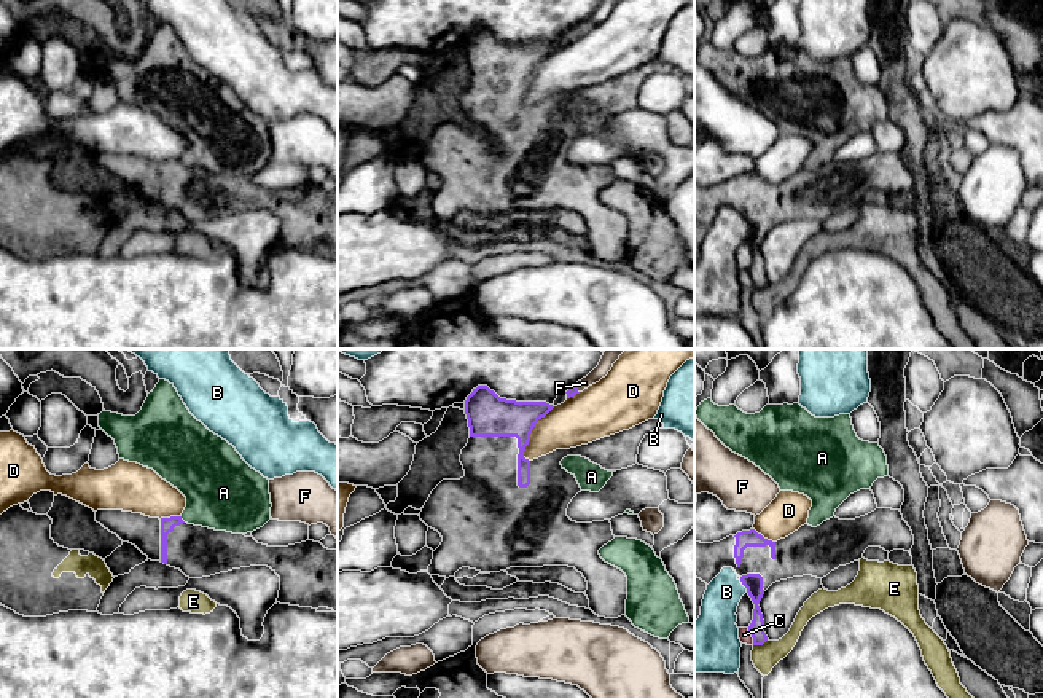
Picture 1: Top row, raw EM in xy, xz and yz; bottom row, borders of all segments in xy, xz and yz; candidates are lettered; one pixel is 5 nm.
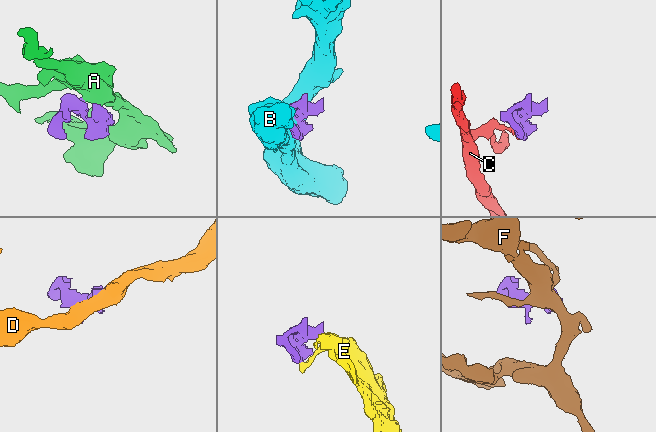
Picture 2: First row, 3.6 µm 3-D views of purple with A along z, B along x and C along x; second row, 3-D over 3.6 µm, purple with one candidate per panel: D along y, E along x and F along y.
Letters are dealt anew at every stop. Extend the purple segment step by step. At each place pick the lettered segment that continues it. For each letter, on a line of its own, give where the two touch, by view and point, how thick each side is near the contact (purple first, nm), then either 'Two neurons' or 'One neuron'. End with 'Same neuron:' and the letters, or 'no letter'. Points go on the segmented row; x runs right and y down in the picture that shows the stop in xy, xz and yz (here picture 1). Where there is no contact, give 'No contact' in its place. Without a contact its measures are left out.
A: Touches purple at xy (182, 520). Thickness 70 nm (purple) against 380 nm. Two neurons
B: Touches purple at yz (746, 587). Thickness 100 nm (purple) against 190 nm. Two neurons
C: Touches purple at yz (752, 636). Thickness 80 nm (purple) against 60 nm. Two neurons
D: Touches purple at xz (531, 432). Thickness 220 nm (purple) against 240 nm. Two neurons
E: Touches purple at yz (760, 644). Thickness 80 nm (purple) against 130 nm. Two neurons
F: Touches purple at xz (577, 388). Thickness 50 nm (purple) against 70 nm. Two neurons
Same neuron: no letter

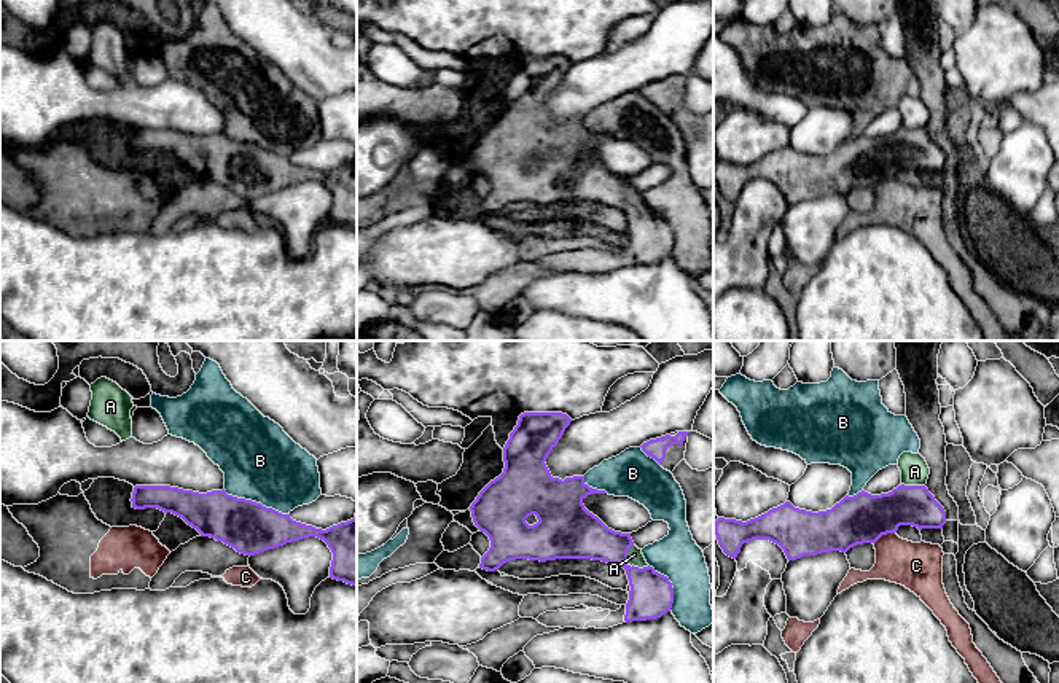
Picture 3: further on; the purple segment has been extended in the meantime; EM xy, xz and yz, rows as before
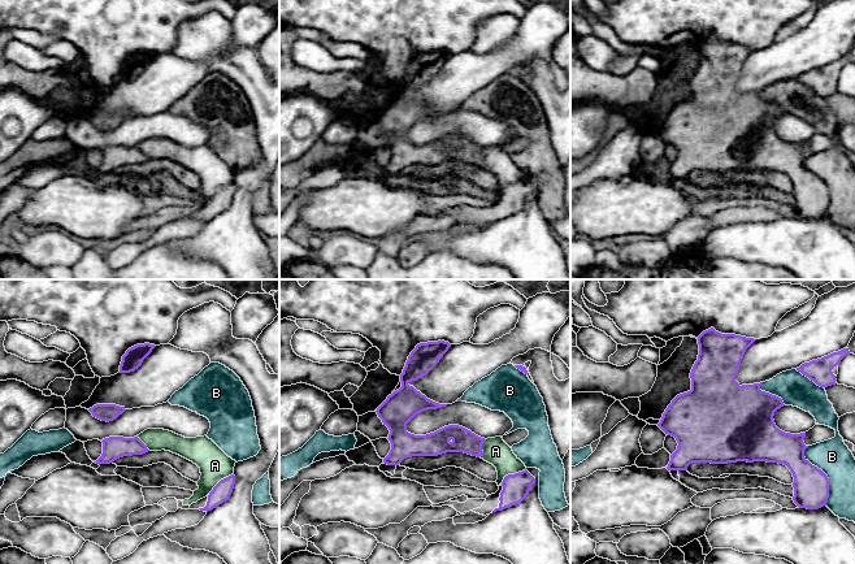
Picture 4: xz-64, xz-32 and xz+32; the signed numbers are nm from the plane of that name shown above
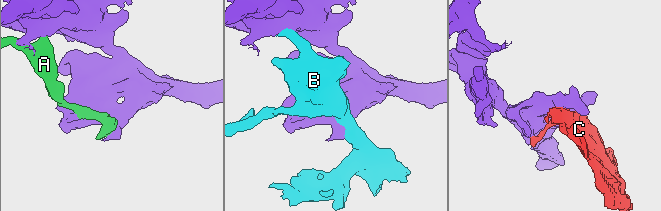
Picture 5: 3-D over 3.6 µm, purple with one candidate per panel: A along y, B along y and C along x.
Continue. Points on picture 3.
A: Touches purple at xz (629, 565). Thickness 220 nm (purple) against 80 nm. One neuron
B: Touches purple at xy (255, 502). Thickness 260 nm (purple) against 380 nm. Two neurons
C: Touches purple at yz (883, 534). Thickness 260 nm (purple) against 240 nm. Two neurons
Same neuron: A

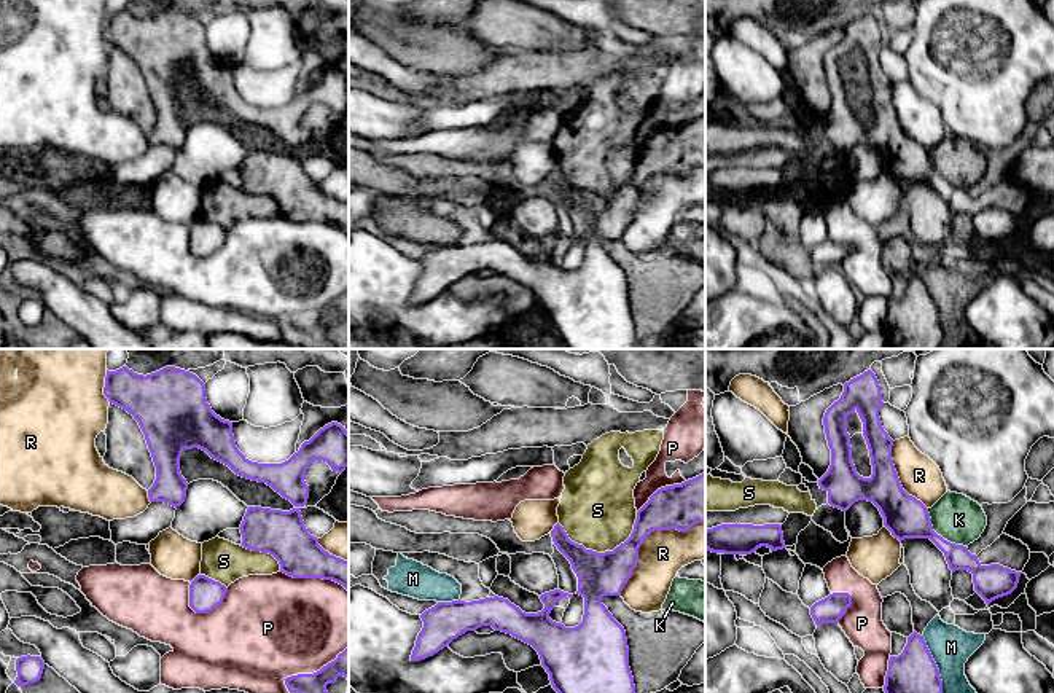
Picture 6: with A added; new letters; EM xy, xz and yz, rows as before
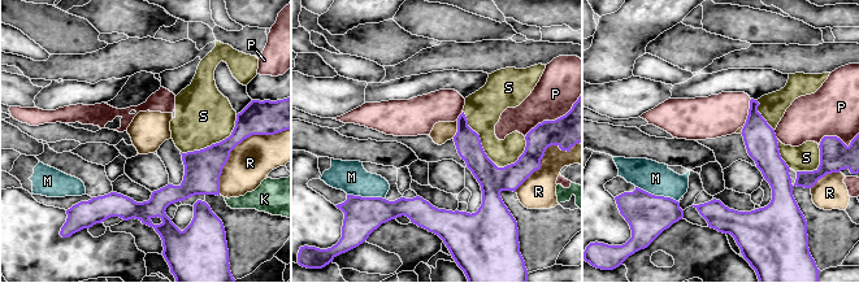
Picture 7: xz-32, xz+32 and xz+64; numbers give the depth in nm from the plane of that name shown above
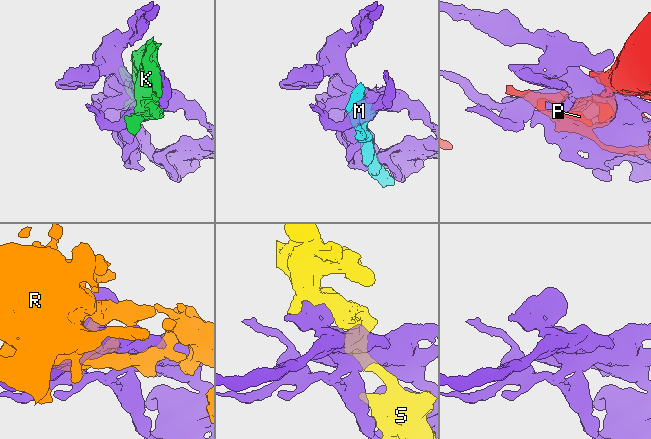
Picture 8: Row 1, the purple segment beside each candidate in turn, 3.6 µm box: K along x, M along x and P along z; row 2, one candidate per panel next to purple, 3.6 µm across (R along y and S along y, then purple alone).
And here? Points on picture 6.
K: Touches purple at yz (940, 536). Thickness 220 nm (purple) against 240 nm. Two neurons
M: Touches purple at yz (935, 663). Thickness 220 nm (purple) against 200 nm. Two neurons
P: Touches purple at xy (311, 674). Thickness 130 nm (purple) against 480 nm. Two neurons
R: Touches purple at xz (647, 536). Thickness 220 nm (purple) against 240 nm. Two neurons
S: Touches purple at xz (605, 552). Thickness 220 nm (purple) against 380 nm. Two neurons
Same neuron: no letter

